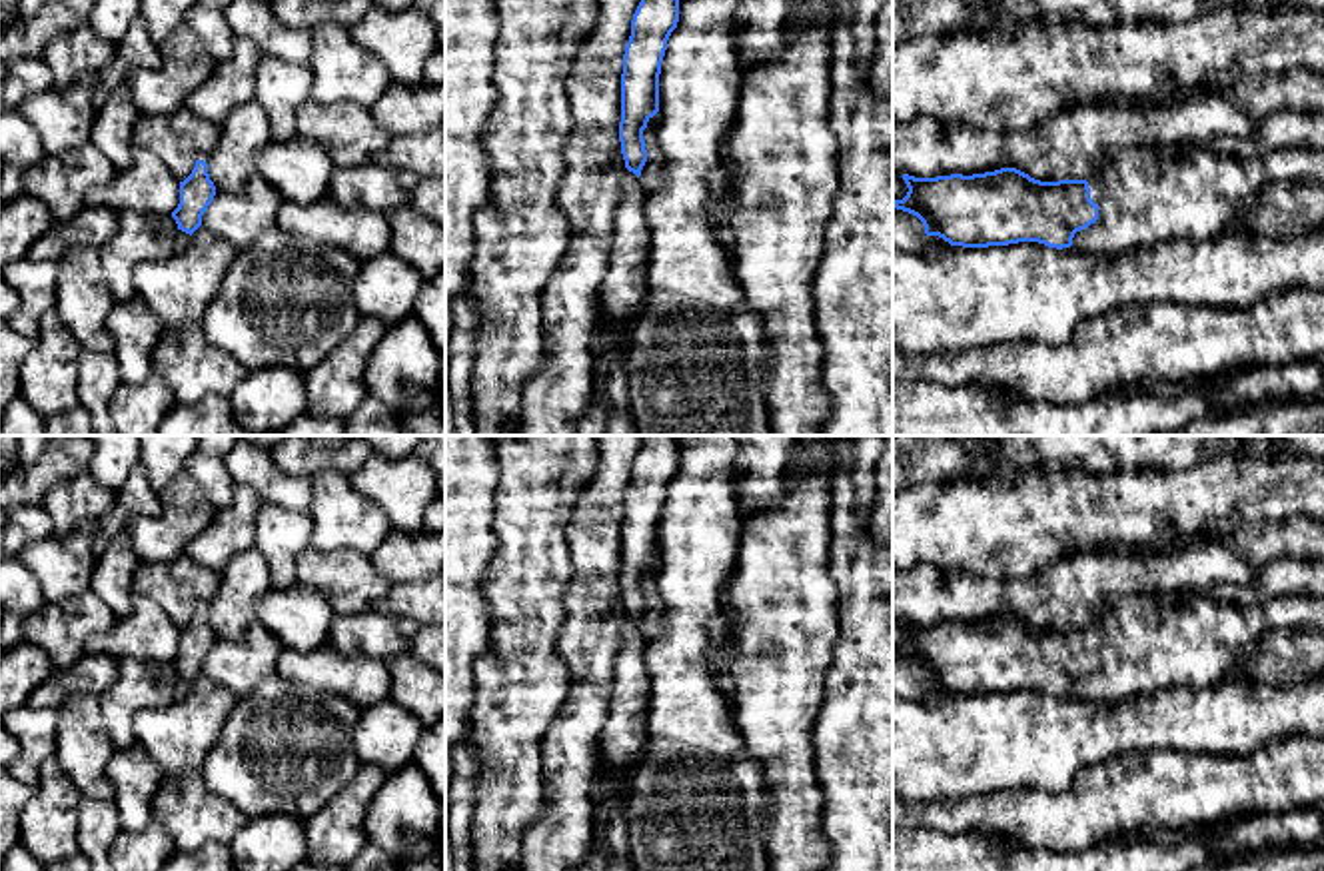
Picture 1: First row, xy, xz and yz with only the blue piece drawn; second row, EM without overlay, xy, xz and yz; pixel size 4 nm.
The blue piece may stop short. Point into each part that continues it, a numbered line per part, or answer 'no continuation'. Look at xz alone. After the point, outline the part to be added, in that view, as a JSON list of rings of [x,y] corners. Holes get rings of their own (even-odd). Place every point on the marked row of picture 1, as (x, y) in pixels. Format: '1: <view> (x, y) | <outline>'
1: xz (624, 294) | [[[625,170],[607,252],[607,276],[599,292],[597,316],[605,328],[641,316],[647,304],[649,224],[647,194],[639,178]]]

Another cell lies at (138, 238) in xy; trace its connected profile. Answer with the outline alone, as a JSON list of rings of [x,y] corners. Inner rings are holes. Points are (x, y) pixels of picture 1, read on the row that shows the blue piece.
[[[120,210],[116,234],[100,246],[100,268],[116,302],[136,294],[134,268],[142,262],[172,258],[178,224],[172,214],[136,214]]]

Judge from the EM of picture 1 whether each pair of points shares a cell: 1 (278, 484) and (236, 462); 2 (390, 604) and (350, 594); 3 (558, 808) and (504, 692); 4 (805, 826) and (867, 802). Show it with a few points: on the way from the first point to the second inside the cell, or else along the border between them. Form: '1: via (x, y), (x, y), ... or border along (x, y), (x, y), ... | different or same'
1: via (268, 482), (246, 464) | same
2: border along (392, 584), (374, 606) | different
3: border along (546, 772), (544, 810), (532, 826) | different
4: border along (815, 774), (823, 798), (823, 834), (833, 850) | different

